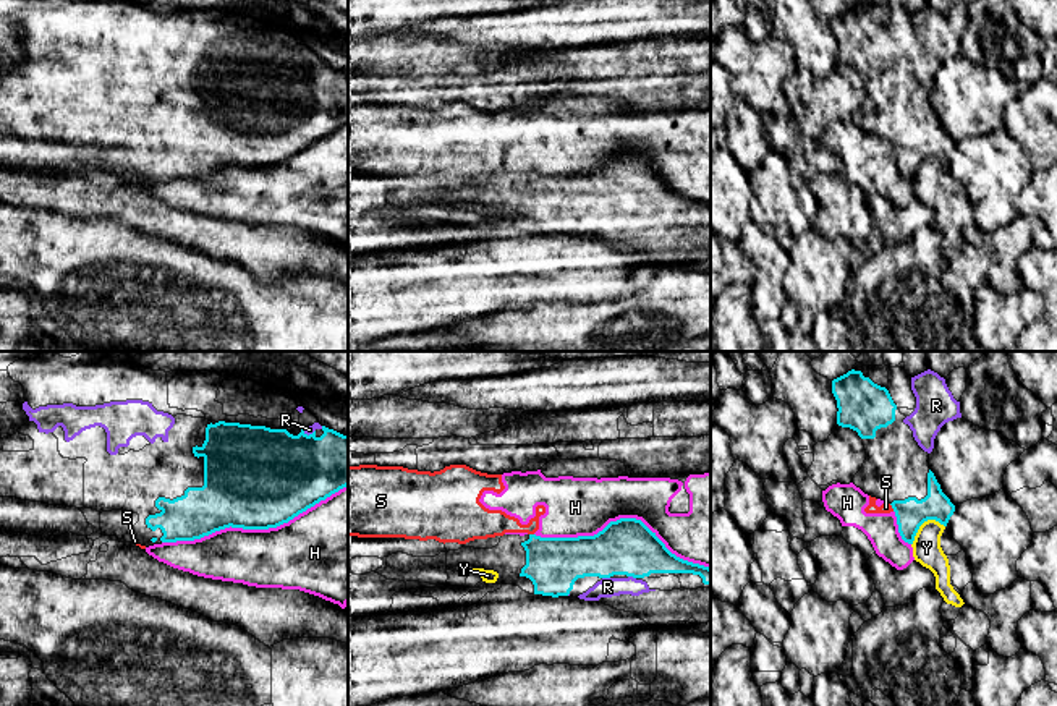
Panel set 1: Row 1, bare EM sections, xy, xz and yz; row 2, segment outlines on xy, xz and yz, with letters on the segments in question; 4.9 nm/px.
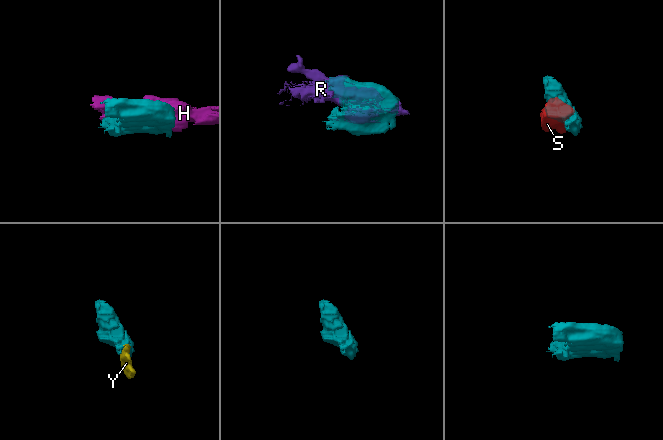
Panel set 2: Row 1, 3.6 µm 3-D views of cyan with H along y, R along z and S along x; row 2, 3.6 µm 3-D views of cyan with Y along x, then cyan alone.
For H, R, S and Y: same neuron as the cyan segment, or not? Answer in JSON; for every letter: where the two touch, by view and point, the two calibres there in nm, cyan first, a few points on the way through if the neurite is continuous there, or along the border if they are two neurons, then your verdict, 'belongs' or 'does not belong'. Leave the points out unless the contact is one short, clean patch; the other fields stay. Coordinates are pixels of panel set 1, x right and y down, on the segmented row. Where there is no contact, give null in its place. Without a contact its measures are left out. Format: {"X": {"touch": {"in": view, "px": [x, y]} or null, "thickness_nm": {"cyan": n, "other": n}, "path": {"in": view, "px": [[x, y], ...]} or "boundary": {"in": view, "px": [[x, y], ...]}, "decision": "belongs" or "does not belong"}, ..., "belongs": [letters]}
{"H": {"touch": {"in": "xy", "px": [254, 528]}, "thickness_nm": {"cyan": 500, "other": 340}, "decision": "does not belong"}, "R": {"touch": {"in": "xz", "px": [632, 575]}, "thickness_nm": {"cyan": 280, "other": 100}, "decision": "belongs"}, "S": {"touch": {"in": "yz", "px": [892, 507]}, "thickness_nm": {"cyan": 150, "other": 50}, "boundary": {"in": "yz", "px": [[889, 504], [894, 510]]}, "decision": "does not belong"}, "Y": {"touch": {"in": "yz", "px": [923, 522]}, "thickness_nm": {"cyan": 150, "other": 140}, "decision": "does not belong"}, "belongs": ["R"]}

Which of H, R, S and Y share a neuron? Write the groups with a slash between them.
H S / R / Y

